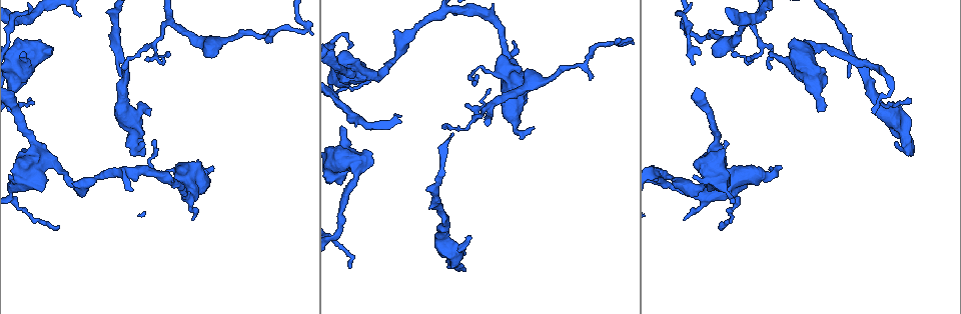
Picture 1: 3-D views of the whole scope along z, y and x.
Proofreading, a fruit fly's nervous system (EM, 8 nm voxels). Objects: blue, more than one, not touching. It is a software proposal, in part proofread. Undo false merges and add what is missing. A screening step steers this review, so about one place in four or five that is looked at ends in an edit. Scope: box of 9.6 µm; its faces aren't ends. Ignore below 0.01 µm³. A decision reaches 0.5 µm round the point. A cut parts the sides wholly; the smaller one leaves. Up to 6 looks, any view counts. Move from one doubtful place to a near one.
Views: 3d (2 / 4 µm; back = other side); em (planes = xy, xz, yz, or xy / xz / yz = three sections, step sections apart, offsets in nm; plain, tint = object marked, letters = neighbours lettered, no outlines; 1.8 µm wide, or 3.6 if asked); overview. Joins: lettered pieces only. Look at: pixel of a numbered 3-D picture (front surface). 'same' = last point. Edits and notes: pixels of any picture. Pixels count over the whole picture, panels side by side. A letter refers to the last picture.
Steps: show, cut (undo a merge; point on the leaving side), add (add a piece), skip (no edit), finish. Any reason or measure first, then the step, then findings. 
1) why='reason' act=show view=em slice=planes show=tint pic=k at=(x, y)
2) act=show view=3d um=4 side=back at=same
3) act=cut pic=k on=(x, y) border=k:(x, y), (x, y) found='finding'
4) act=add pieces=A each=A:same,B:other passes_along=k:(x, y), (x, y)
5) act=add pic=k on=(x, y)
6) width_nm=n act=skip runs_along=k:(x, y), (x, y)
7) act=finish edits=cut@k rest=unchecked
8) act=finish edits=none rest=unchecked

why='thin end' act=show view=em um=3.6 slice=xz step=4 show=letters pic=1 at=(146, 60)

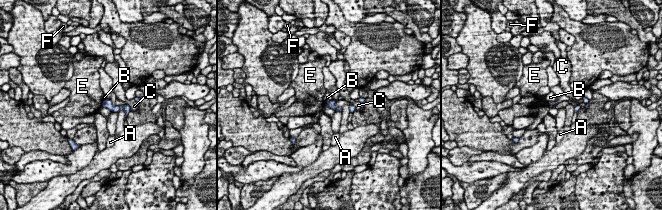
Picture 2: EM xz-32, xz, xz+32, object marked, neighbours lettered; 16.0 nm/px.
why='another direction' act=show view=em um=3.6 slice=planes show=letters at=same

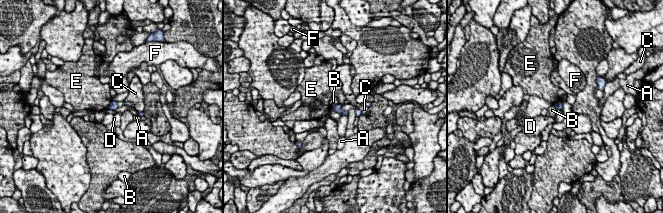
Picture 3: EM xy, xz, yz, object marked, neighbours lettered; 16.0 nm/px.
width_nm=130 act=skip each=A:other,B:other,C:other,D:other,E:other,F:other border=3:(339, 103), (333, 106) found='no lettered piece goes on from it'

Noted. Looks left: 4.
why='end of a long branch' act=show view=3d um=4 pic=1 at=(80, 15)

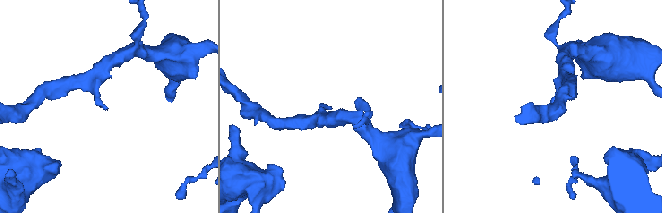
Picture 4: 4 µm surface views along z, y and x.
act=show view=em slice=planes show=letters pic=4 at=(106, 109)

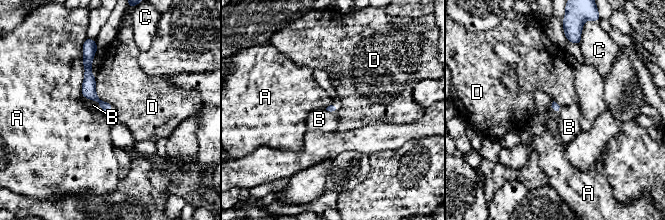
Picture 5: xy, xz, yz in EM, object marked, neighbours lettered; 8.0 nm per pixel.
longest_contact=A:400nm act=skip each=A:other,B:other,C:other,D:other found='none of them fits'

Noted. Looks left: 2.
why='three-way junction' act=show view=em slice=planes show=tint pic=1 at=(356, 75)

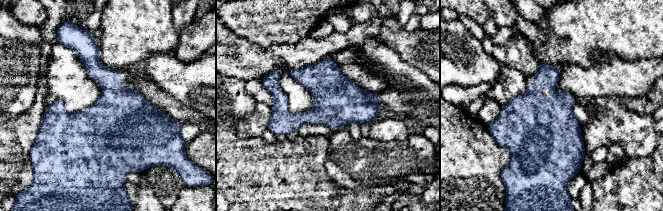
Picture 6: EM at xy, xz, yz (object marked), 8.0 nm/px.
act=show view=em slice=planes show=letters at=same

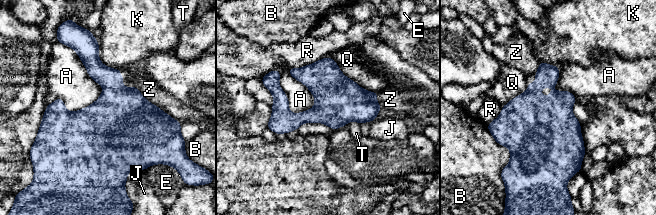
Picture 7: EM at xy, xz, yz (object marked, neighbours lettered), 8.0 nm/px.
width_nm=380 act=skip each=A:other,B:other,E:other,J:other,K:other,Q:other,R:other,T:other,Z:other border=7:(276, 69), (288, 109), (311, 109) found='all the same neuron'

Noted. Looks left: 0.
act=finish edits=none rest=unchecked

